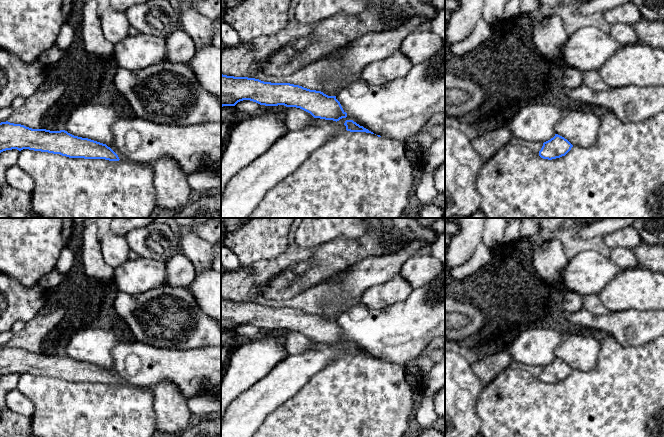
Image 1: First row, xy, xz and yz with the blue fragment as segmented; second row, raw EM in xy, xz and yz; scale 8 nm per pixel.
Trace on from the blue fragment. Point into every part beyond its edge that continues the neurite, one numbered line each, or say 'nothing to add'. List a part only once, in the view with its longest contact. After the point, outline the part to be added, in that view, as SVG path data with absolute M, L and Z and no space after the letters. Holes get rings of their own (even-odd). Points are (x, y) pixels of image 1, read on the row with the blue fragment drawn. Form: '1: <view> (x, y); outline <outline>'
nothing to add

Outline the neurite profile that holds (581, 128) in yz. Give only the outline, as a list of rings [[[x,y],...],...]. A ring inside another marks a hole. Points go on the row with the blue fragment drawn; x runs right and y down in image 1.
[[[571,107],[555,125],[555,132],[572,145],[592,147],[597,141],[600,127],[601,118],[592,111],[579,111]]]

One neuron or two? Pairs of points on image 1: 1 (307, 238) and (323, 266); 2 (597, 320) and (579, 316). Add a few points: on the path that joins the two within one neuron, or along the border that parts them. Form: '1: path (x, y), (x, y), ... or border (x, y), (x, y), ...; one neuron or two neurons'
1: border (342, 237), (328, 241), (320, 246); two neurons
2: path (593, 320), (583, 318); one neuron

